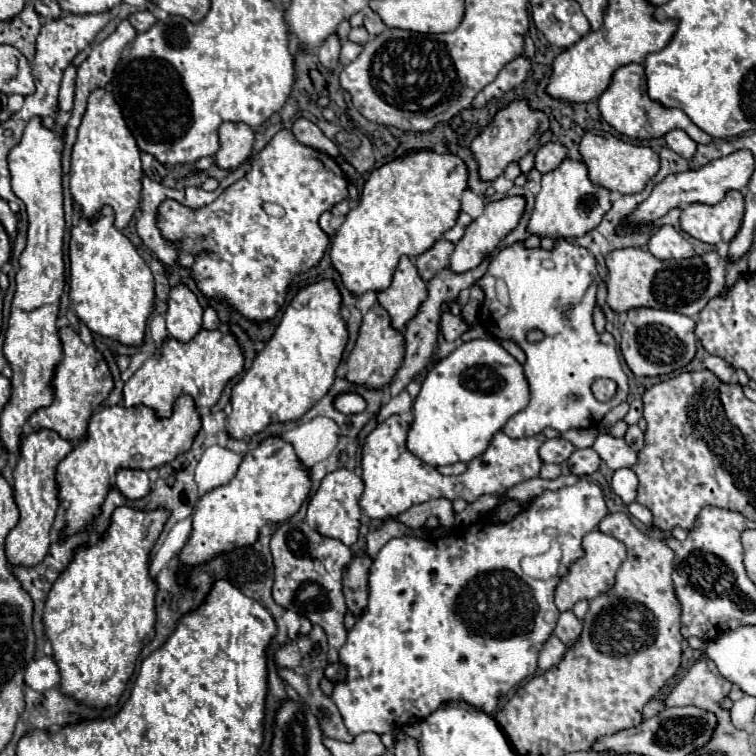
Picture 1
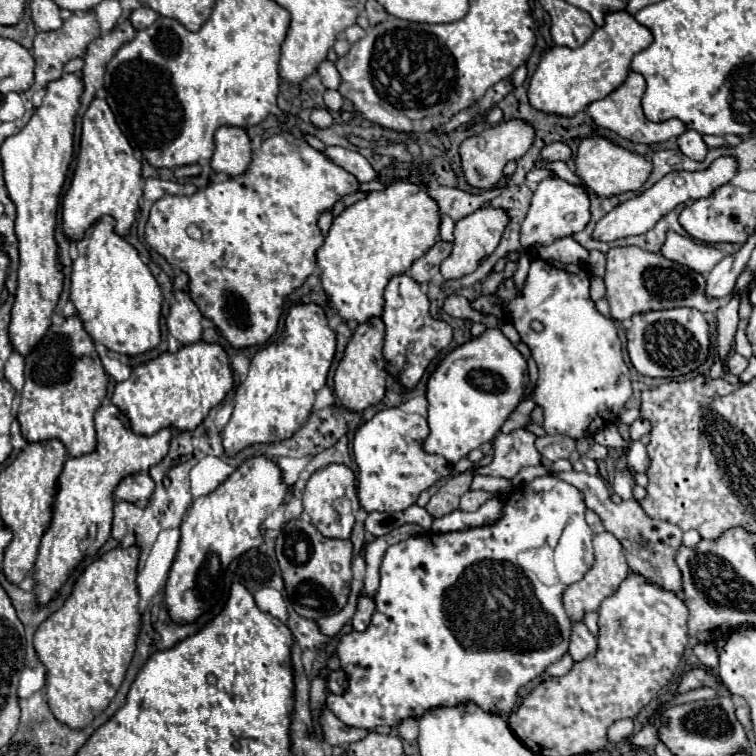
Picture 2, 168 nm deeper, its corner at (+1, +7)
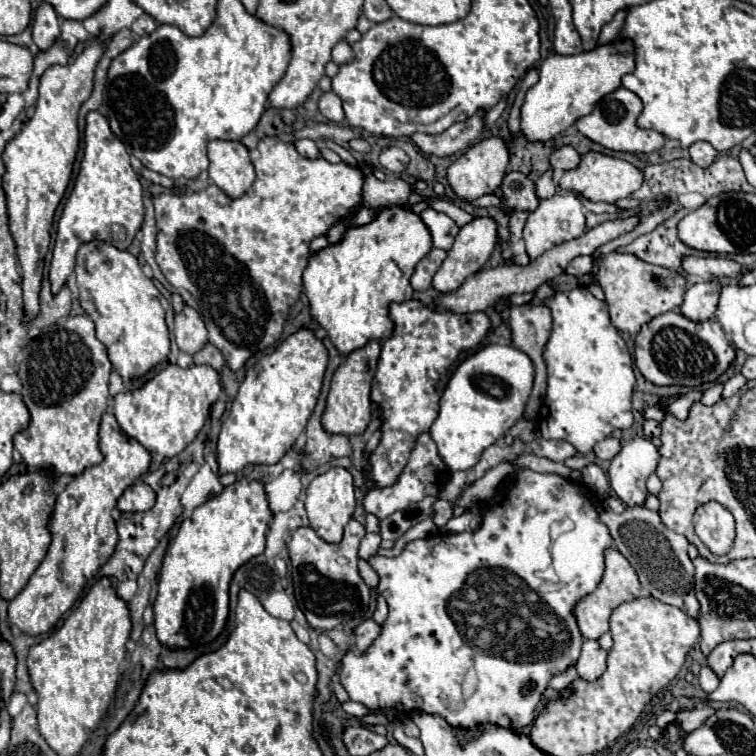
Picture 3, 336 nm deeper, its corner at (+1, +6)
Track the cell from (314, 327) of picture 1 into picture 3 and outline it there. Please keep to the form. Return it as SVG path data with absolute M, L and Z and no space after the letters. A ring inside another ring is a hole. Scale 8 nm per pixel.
M304 329L290 335L274 353L264 355L246 371L230 415L222 421L218 435L216 461L220 475L238 473L246 465L274 465L292 449L306 427L310 411L314 411L326 363L328 353L322 341Z

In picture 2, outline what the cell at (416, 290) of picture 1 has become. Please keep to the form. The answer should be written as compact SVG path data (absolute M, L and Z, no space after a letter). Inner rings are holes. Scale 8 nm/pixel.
M396 274L390 278L384 290L384 312L382 320L386 324L386 344L384 358L388 360L388 370L392 370L406 390L414 388L428 364L444 350L452 340L452 328L446 322L432 320L428 296L422 292L420 284L410 274Z

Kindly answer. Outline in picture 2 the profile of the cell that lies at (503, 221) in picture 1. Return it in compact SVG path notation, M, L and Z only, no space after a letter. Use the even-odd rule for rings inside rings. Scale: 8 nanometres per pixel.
M482 206L476 212L458 220L456 228L454 228L454 248L452 248L450 256L442 262L440 274L446 280L452 280L452 278L462 278L462 276L474 272L480 266L480 262L496 250L508 222L510 222L508 212L504 208L492 208L492 206Z

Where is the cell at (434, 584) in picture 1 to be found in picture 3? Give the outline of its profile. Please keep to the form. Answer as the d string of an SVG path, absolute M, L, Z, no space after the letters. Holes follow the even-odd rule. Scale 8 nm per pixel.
M522 467L522 469L518 469L518 477L516 477L516 479L514 479L514 483L510 483L510 485L506 485L506 487L504 487L504 489L502 489L502 491L504 491L504 493L502 493L502 495L498 495L498 497L506 497L506 499L496 499L496 503L494 503L494 505L490 505L490 507L488 507L488 509L486 509L486 513L482 513L482 525L480 525L480 527L478 527L478 529L476 529L476 531L472 531L472 533L434 533L434 535L430 535L430 537L426 537L426 539L418 539L418 541L412 541L412 543L408 543L408 545L406 545L406 549L404 549L404 551L402 551L402 553L400 553L400 555L398 555L398 557L380 557L380 555L376 555L376 557L372 557L372 559L370 559L370 565L372 565L372 567L374 567L374 571L376 571L376 573L378 573L378 575L380 575L380 585L378 585L378 593L380 593L380 595L384 595L384 599L386 599L386 603L388 603L388 609L390 609L390 613L388 613L388 619L386 619L386 623L384 623L384 625L382 625L382 633L380 633L380 637L378 637L378 639L376 639L376 641L374 641L374 643L372 643L372 647L370 647L370 649L368 649L368 651L366 651L366 653L364 653L364 655L354 655L354 653L352 653L352 651L348 651L348 653L346 653L346 655L344 655L344 657L342 657L342 671L340 671L340 683L342 683L342 685L344 685L344 689L346 689L346 691L348 691L348 695L350 695L350 699L352 699L352 701L358 701L358 703L364 703L364 705L366 705L366 707L370 707L370 709L374 709L374 711L378 711L378 713L374 713L374 715L368 715L368 717L364 717L364 719L362 719L362 721L364 721L364 723L372 723L372 725L388 725L388 723L392 723L392 721L394 721L394 719L396 719L396 715L398 715L398 713L400 713L400 711L414 711L414 709L416 709L416 711L426 711L426 713L434 713L434 715L440 715L440 717L444 717L444 719L446 719L446 721L448 721L448 723L450 723L450 725L452 725L452 727L460 727L460 729L476 729L476 727L478 727L478 725L482 725L482 723L492 723L492 725L498 725L498 727L504 727L504 729L512 729L512 731L518 731L518 733L526 733L526 731L528 731L528 727L530 727L530 725L532 725L532 723L534 723L534 719L536 719L536 713L538 713L538 705L540 705L540 699L542 699L542 695L544 695L544 691L546 691L546 687L548 687L548 681L550 681L550 679L552 679L552 677L554 677L554 675L560 675L560 673L564 673L564 671L566 671L566 669L568 669L568 667L570 667L570 665L574 665L574 663L576 663L576 661L578 661L578 657L580 657L580 649L582 649L582 643L584 643L584 641L582 641L582 635L580 635L580 629L578 629L578 623L576 623L576 617L574 617L574 607L576 607L576 603L578 603L578 601L582 601L582 599L584 599L584 597L586 597L586 595L590 595L590 593L592 593L592 591L594 591L594 589L596 589L596 587L598 587L598 583L600 583L600 579L602 579L602 575L604 575L604 551L606 551L606 549L608 549L608 547L610 547L610 545L612 545L612 543L614 543L614 541L612 541L612 535L610 535L610 531L608 531L608 527L606 527L606 525L604 525L604 523L602 523L602 521L600 521L600 515L598 515L598 511L596 511L596 507L594 507L594 503L592 503L592 499L590 499L590 497L586 497L586 495L584 495L584 497L582 497L582 491L580 491L580 487L578 487L578 485L576 485L576 483L574 483L574 481L570 481L570 479L564 479L564 477L560 477L560 475L556 475L556 473L536 473L536 471L530 471L530 469L526 469L526 467ZM526 505L530 505L530 507L534 507L534 509L536 509L536 515L534 515L534 517L526 517L526 511L528 511L528 507L526 507ZM560 519L570 519L570 521L572 521L572 523L574 523L574 529L576 529L576 531L574 531L574 533L580 533L580 539L582 539L582 559L580 559L580 557L578 557L578 559L576 559L576 567L574 567L574 571L568 571L568 573L562 573L562 577L558 577L558 583L550 583L550 579L554 579L554 577L556 577L556 573L554 573L554 569L552 569L552 568L551 568L551 569L548 569L548 567L550 567L550 563L552 563L552 553L551 553L551 557L550 557L550 551L548 551L548 545L550 545L550 543L548 543L548 531L550 531L550 527L552 527L552 525L554 525L554 521L560 521ZM550 523L551 523L551 525L550 525ZM542 569L548 569L548 570L545 570L545 571L544 571L544 572L543 572L543 574L542 574L542 579L540 579L540 577L538 577L538 575L536 575L536 573L538 573L538 571L542 571ZM392 705L396 705L396 707L398 707L398 711L394 711L394 709L392 709Z

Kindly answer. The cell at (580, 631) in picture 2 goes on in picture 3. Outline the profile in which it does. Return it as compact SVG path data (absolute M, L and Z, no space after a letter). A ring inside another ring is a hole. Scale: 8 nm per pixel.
M584 641L576 669L584 681L596 681L606 671L606 651L598 645L598 641Z

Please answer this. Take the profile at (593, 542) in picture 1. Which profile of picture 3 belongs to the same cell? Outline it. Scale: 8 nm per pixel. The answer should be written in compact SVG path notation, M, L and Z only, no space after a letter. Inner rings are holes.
M616 549L606 551L606 571L604 571L602 583L598 585L594 595L588 595L586 599L582 599L582 603L578 603L578 607L574 609L574 615L578 619L582 637L584 639L600 639L606 631L610 631L608 619L610 619L612 611L620 603L634 601L638 597L640 597L640 581L638 581L638 575L636 575L634 567L626 561L626 557L620 551L616 551Z

